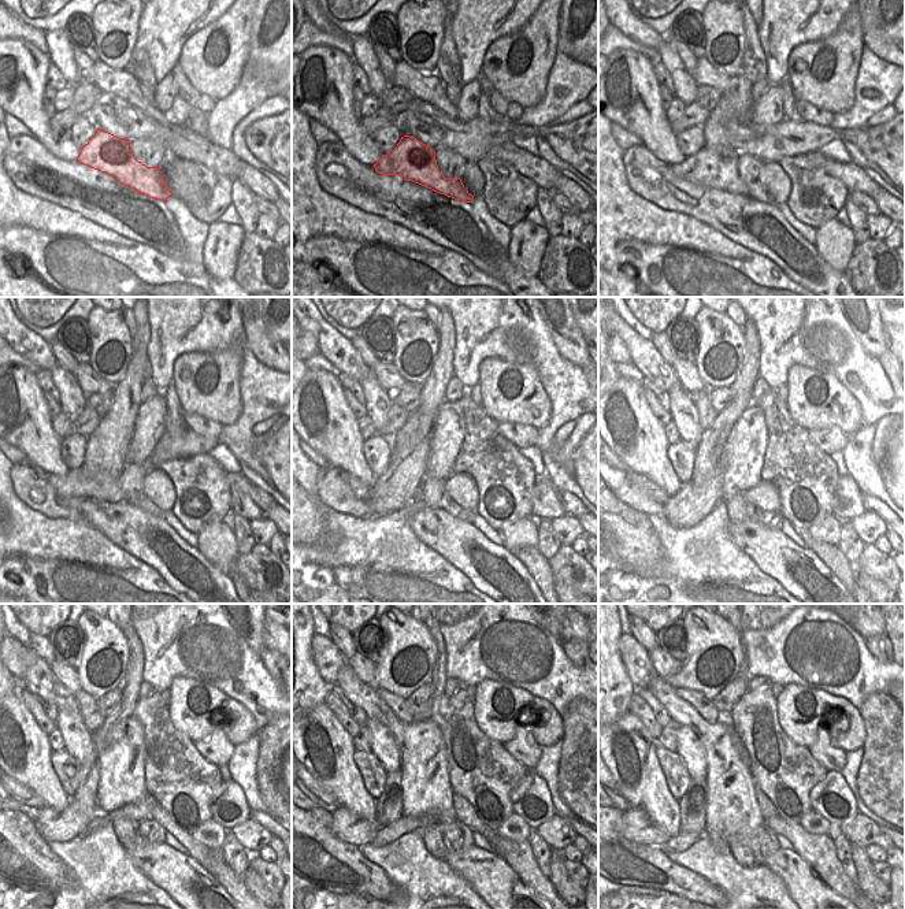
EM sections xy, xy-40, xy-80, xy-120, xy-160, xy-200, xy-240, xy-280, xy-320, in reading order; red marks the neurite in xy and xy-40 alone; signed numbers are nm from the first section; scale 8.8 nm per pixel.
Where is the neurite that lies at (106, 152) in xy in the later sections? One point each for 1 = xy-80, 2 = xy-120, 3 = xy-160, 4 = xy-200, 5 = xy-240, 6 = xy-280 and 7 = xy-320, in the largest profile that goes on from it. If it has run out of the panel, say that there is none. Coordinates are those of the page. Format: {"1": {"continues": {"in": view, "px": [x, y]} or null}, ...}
{"1": {"continues": {"in": "xy-80", "px": [716, 167]}}, "2": {"continues": {"in": "xy-120", "px": [77, 483]}}, "3": {"continues": {"in": "xy-160", "px": [455, 509]}}, "4": {"continues": {"in": "xy-200", "px": [771, 519]}}, "5": {"continues": {"in": "xy-240", "px": [148, 830]}}, "6": {"continues": {"in": "xy-280", "px": [456, 837]}}, "7": {"continues": {"in": "xy-320", "px": [764, 842]}}}

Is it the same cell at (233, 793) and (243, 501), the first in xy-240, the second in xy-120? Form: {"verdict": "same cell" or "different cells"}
{"verdict": "same cell"}

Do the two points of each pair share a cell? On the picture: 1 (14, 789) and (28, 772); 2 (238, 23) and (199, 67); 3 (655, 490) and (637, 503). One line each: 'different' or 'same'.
1: different
2: same
3: different

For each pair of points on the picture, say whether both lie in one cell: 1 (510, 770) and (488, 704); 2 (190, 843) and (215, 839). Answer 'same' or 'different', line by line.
1: different
2: different

